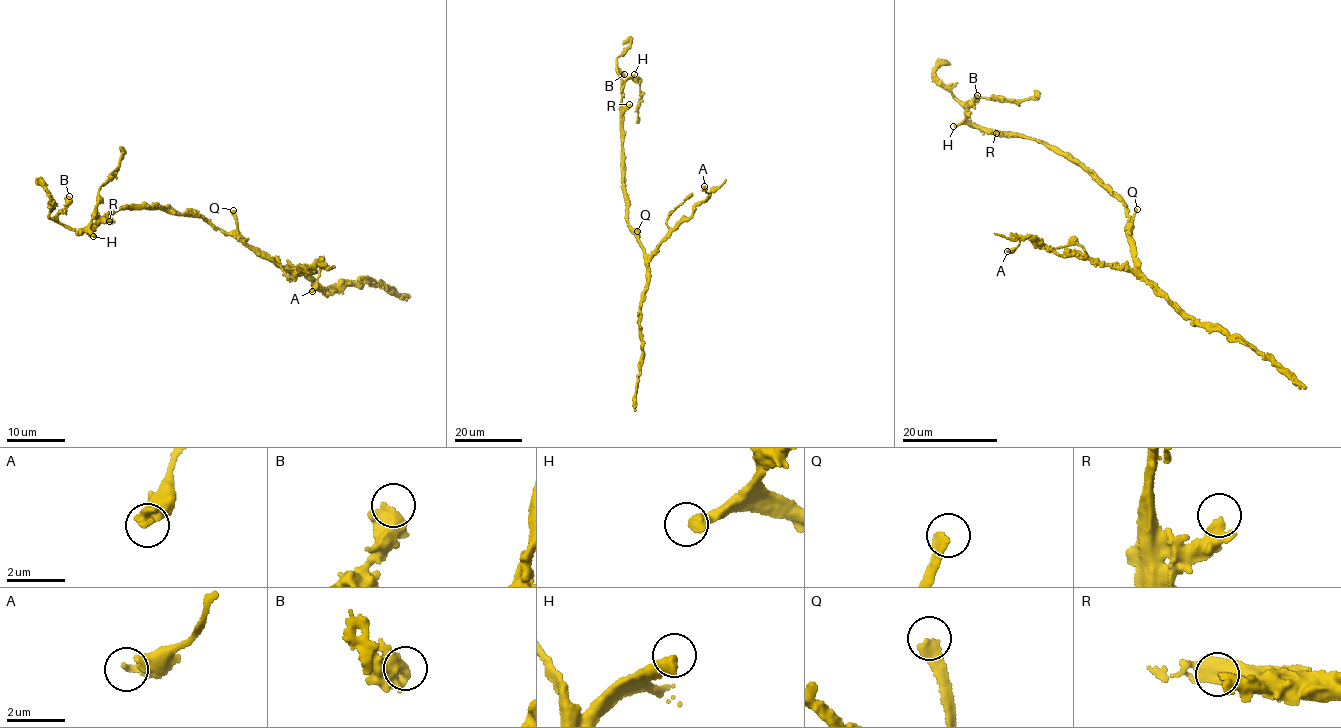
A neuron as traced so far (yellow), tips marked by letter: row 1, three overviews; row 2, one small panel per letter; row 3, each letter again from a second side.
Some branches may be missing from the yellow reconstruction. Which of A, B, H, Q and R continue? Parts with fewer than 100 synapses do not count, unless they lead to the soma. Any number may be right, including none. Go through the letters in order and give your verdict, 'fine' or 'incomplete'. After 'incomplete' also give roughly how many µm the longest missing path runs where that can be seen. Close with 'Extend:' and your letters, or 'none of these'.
A: fine
B: fine
H: fine
Q: incomplete; about 50 µm are missing
R: fine
Extend: Q

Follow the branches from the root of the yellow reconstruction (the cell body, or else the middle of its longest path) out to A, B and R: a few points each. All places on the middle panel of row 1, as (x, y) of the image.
A: (627, 215), (629, 225), (636, 230), (645, 254), (650, 256), (661, 240), (706, 199), (708, 194), (704, 186)
B: (627, 215), (622, 170), (622, 82), (616, 68), (624, 74)
R: (627, 215), (621, 134), (622, 111), (629, 104)

